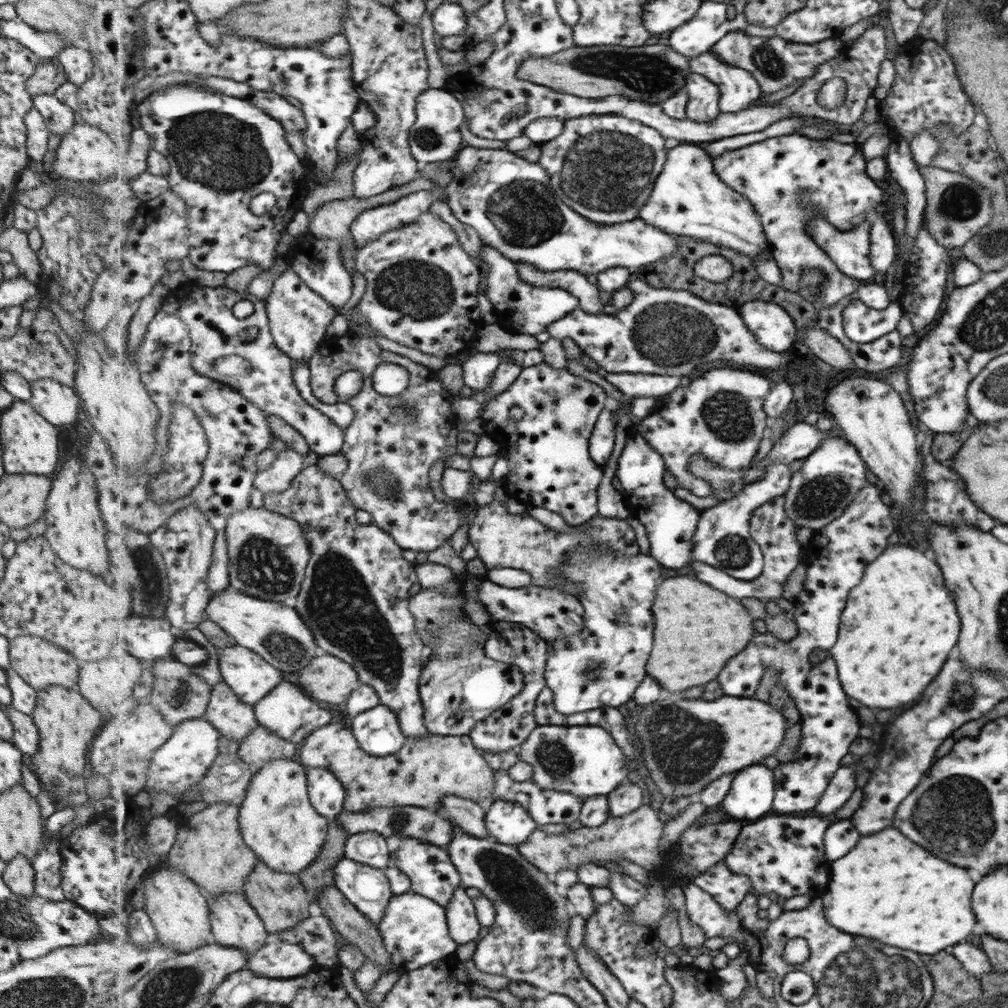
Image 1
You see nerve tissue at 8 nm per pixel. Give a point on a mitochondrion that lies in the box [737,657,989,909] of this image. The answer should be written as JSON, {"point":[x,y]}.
{"point":[963,694]}

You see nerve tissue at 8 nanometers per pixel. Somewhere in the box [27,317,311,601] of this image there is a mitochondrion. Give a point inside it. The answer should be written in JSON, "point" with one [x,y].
{"point":[261,566]}

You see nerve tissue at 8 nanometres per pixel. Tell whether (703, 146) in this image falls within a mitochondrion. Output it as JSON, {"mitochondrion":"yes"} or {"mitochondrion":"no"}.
{"mitochondrion":"no"}

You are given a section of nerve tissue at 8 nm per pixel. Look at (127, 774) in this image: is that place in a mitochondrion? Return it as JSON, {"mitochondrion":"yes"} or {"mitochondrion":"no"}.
{"mitochondrion":"no"}

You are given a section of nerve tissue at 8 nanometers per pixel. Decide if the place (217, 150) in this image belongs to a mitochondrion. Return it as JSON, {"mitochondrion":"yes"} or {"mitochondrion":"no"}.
{"mitochondrion":"yes"}

